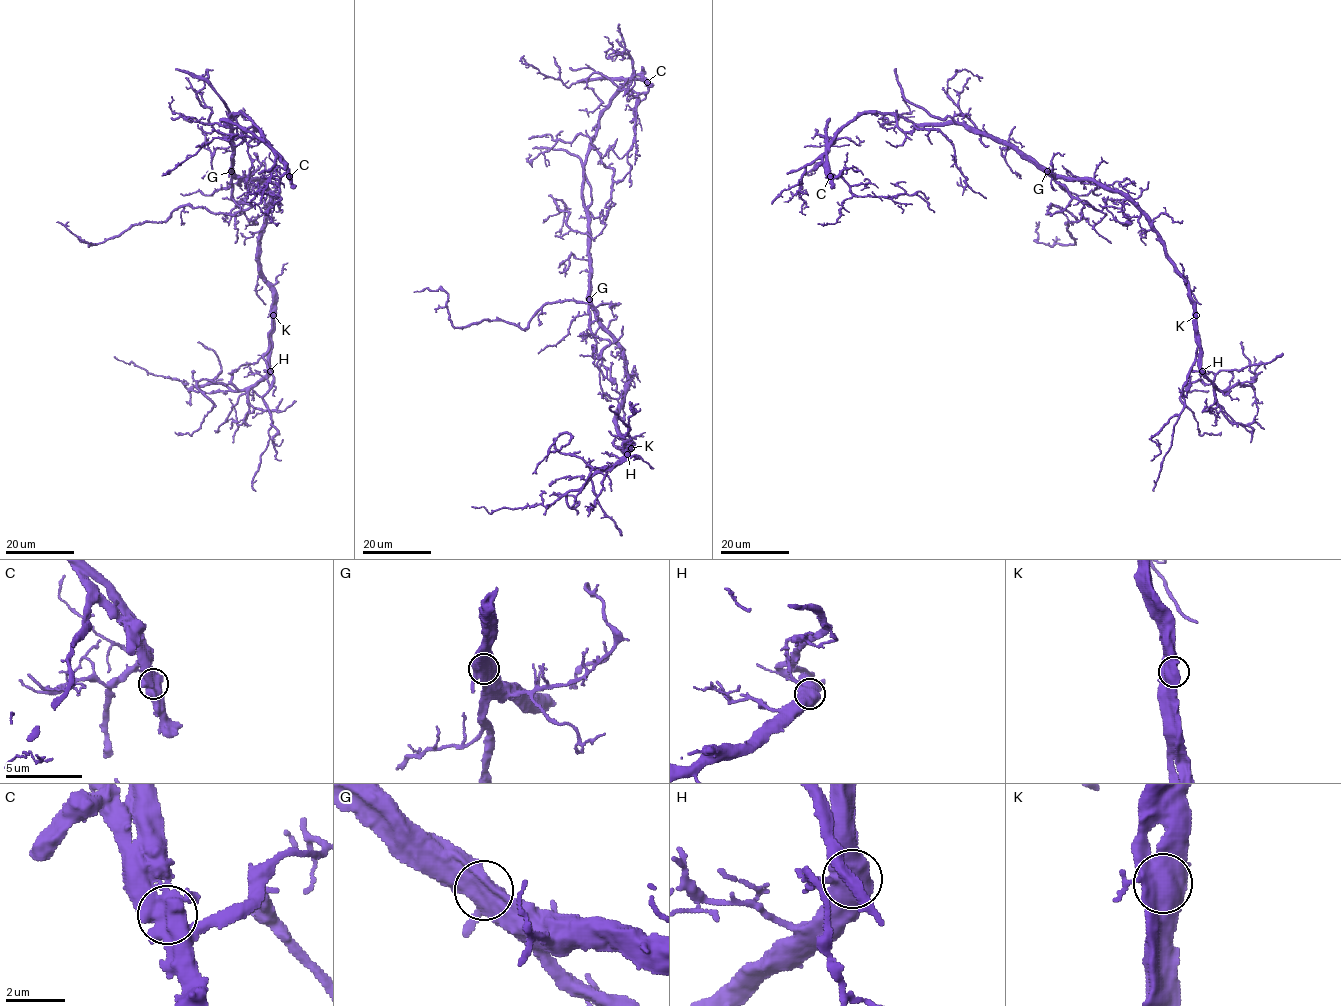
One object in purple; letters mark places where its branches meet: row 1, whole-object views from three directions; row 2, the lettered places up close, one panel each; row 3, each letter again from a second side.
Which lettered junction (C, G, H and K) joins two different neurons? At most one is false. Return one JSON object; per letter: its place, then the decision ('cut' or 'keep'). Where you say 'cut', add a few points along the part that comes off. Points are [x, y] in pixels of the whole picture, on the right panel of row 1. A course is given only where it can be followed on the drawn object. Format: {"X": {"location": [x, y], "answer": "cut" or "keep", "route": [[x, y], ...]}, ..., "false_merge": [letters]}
{"C": {"location": [830, 176], "answer": "cut", "route": [[830, 177], [826, 124], [830, 119]]}, "G": {"location": [1047, 171], "answer": "keep"}, "H": {"location": [1202, 371], "answer": "keep"}, "K": {"location": [1196, 315], "answer": "keep"}, "false_merge": ["C"]}

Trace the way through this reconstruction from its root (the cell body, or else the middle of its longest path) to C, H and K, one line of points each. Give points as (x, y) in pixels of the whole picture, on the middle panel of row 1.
C: (603, 326), (590, 298), (583, 166), (599, 113), (627, 82), (647, 82)
H: (603, 326), (625, 361), (626, 389), (618, 409), (617, 430), (630, 442), (627, 454)
K: (603, 326), (625, 361), (626, 389), (618, 409), (617, 430), (630, 442), (631, 448)

